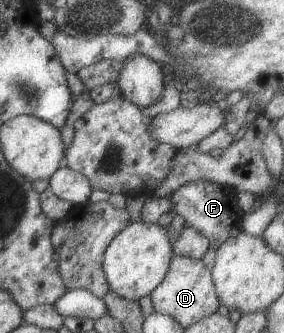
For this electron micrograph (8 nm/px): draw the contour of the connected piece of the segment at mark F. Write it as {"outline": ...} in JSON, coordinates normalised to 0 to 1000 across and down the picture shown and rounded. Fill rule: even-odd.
{"outline":[[[687,541],[623,568],[599,592],[599,637],[634,646],[651,661],[651,679],[676,682],[718,706],[736,724],[782,730],[827,712],[849,688],[856,634],[838,616],[838,592],[824,571],[725,541]]]}

